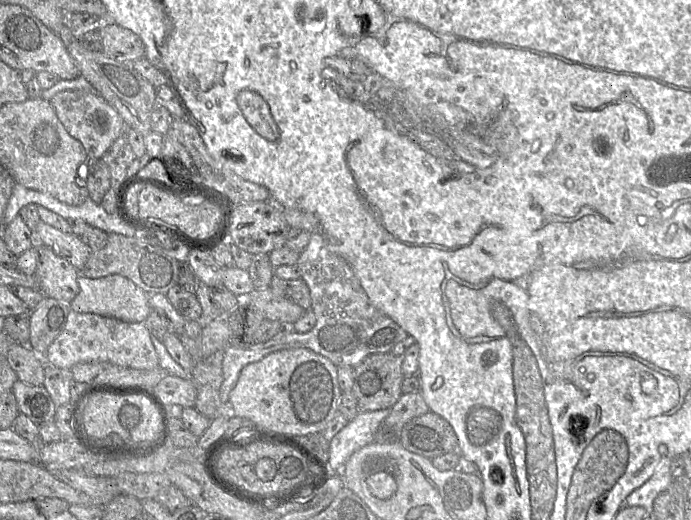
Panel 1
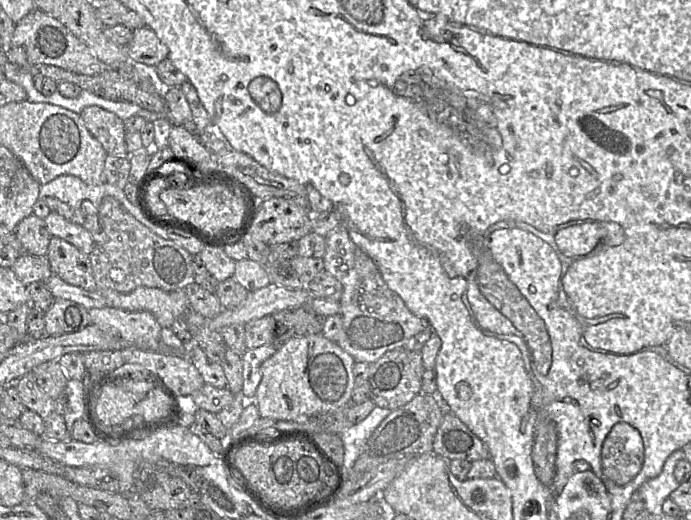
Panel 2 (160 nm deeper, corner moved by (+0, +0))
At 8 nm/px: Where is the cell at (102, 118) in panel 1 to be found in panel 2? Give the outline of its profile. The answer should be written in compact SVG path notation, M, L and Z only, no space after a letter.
M88 106L79 114L108 154L127 154L125 124L115 113L100 106Z

